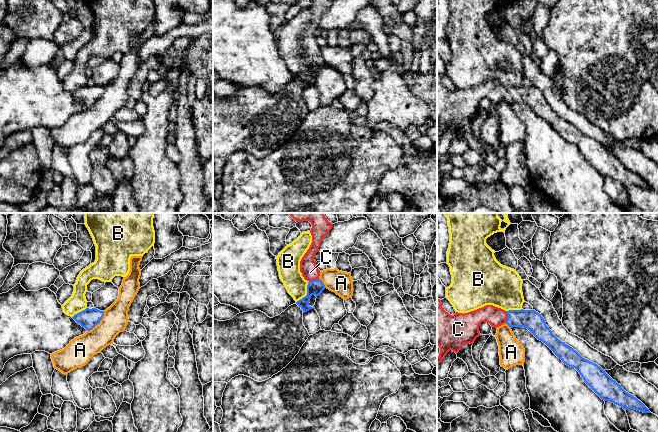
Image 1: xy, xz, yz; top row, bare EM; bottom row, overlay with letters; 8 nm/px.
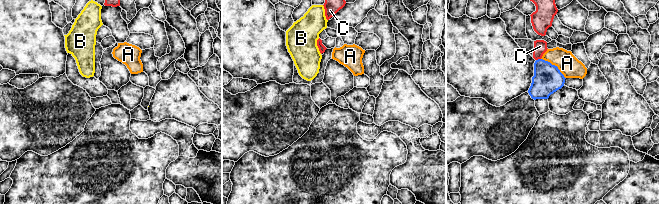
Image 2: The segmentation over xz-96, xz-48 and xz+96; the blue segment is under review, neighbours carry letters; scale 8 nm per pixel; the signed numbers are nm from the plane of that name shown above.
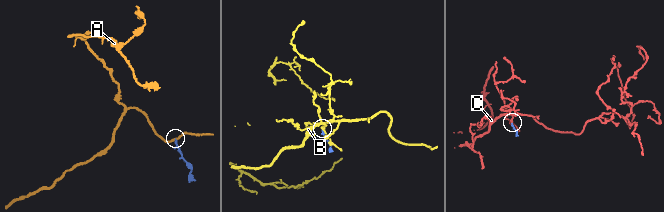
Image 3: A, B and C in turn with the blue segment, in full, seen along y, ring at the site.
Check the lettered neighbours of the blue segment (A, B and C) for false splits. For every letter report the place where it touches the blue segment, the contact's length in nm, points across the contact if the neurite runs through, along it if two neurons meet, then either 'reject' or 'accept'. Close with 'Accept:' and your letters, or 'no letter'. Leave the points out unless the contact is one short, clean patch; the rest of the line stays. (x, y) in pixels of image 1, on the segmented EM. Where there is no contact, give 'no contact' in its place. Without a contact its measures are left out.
A: contact xy (98, 323); length 220 nm; border xy (104, 311), (102, 319), (87, 331); reject
B: contact xz (307, 293); length 200 nm; border xz (309, 281), (306, 287), (306, 294), (296, 302); reject
C: contact yz (507, 317); length 100 nm; way yz (533, 321), (527, 318), (507, 317), (495, 316); accept
Accept: C

